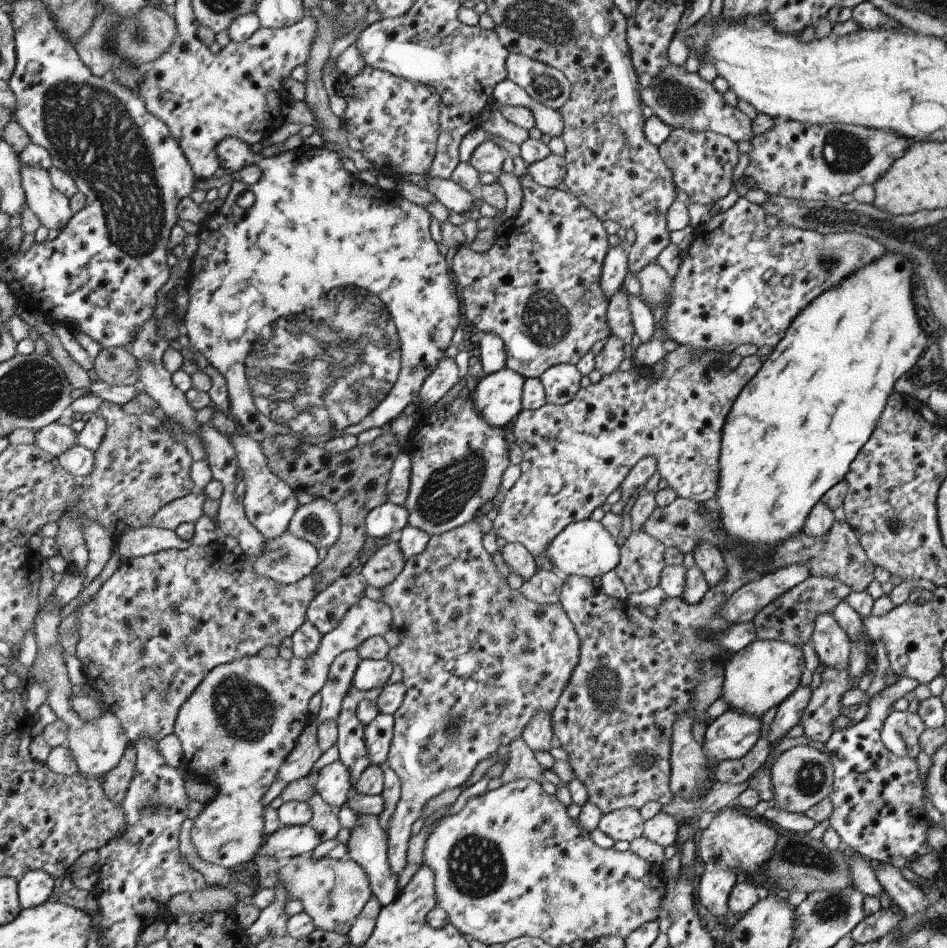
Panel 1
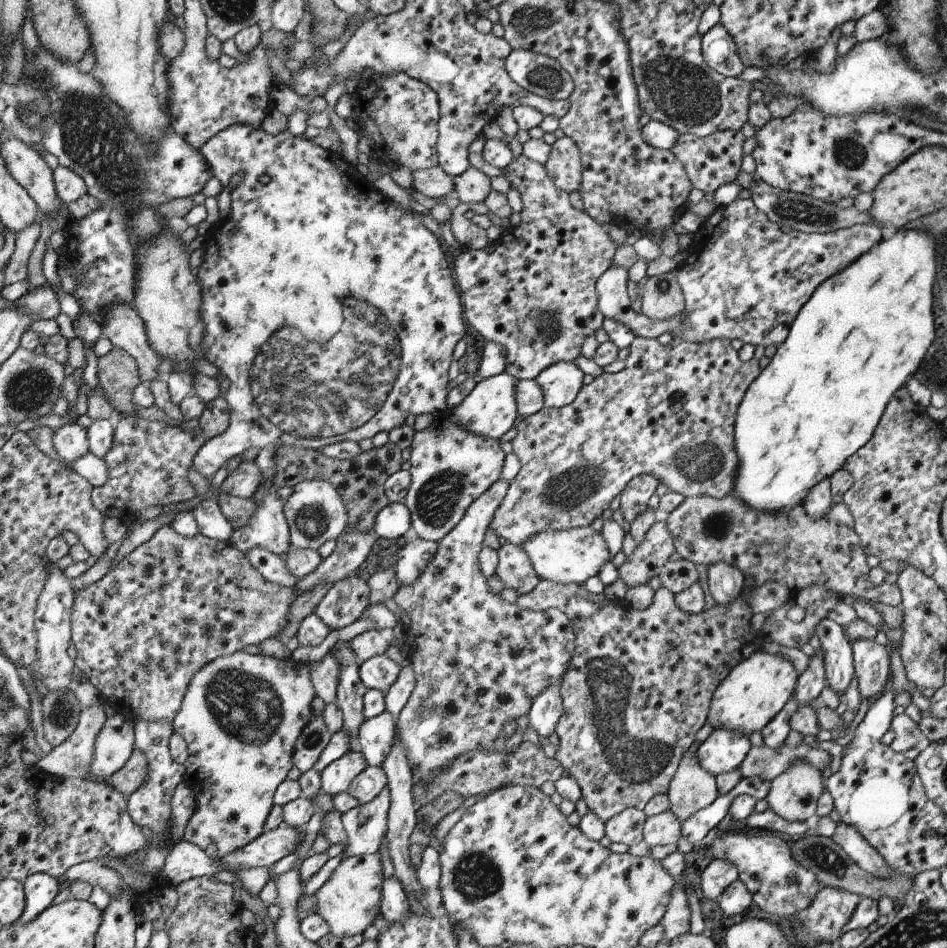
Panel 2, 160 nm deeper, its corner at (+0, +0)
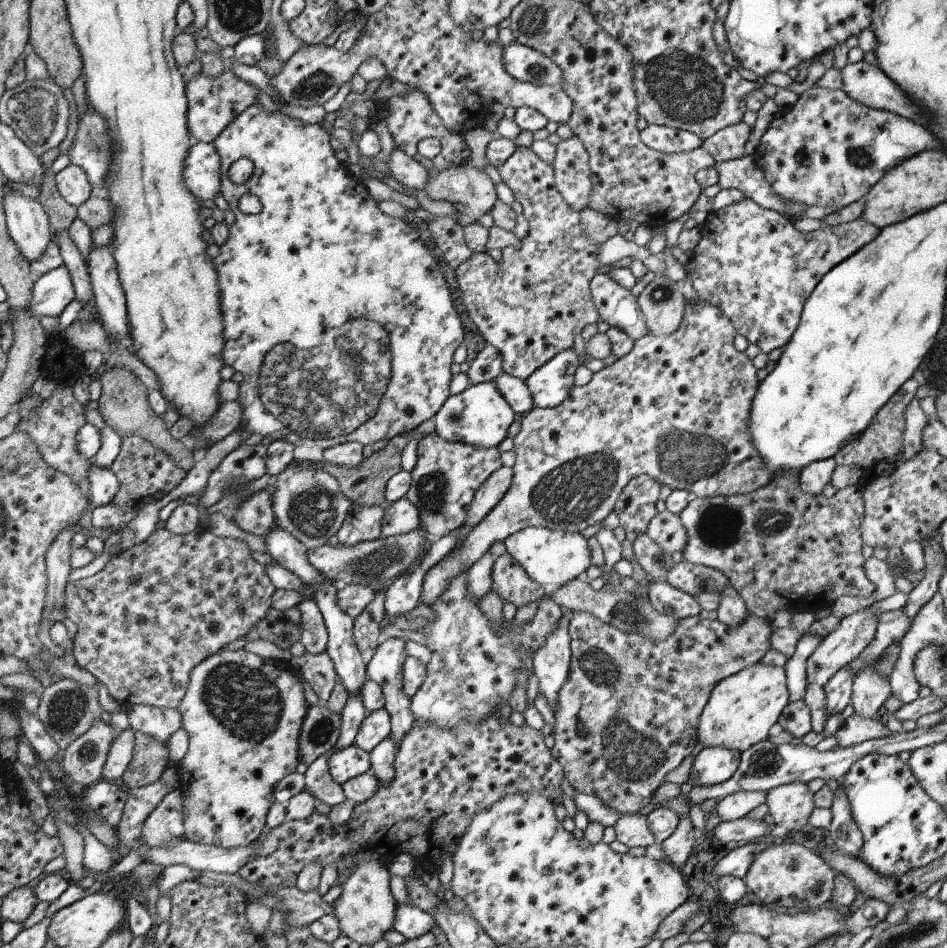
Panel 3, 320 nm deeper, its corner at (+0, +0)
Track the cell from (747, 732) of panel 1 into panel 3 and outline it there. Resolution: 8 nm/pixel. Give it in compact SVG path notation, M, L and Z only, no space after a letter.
M704 748L695 756L688 783L709 787L726 782L736 772L740 759L741 753L737 750Z

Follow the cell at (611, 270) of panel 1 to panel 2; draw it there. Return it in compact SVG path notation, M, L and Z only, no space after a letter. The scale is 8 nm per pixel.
M735 199L730 204L717 208L704 221L702 229L694 234L694 242L686 251L685 260L676 269L676 278L684 295L684 309L670 320L654 320L636 314L630 307L631 300L626 293L629 274L621 266L611 265L598 277L595 288L598 294L598 310L605 318L618 318L626 324L636 337L657 339L668 332L672 338L682 338L686 342L704 344L714 339L742 340L744 344L756 346L778 346L788 336L791 324L800 309L810 300L812 293L827 278L834 276L859 256L868 252L887 234L876 223L855 224L829 233L805 233L792 230L783 233L776 223L770 222L750 199Z

